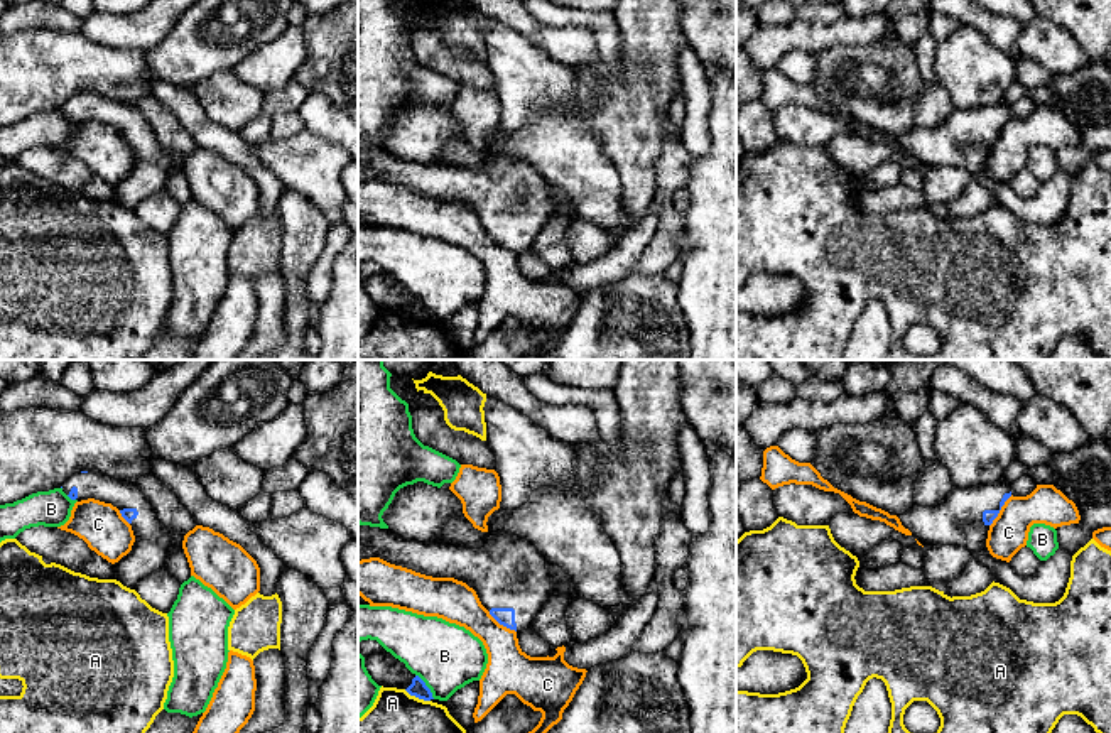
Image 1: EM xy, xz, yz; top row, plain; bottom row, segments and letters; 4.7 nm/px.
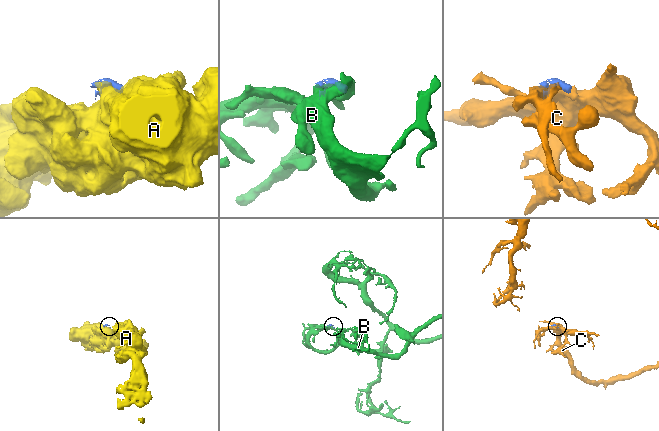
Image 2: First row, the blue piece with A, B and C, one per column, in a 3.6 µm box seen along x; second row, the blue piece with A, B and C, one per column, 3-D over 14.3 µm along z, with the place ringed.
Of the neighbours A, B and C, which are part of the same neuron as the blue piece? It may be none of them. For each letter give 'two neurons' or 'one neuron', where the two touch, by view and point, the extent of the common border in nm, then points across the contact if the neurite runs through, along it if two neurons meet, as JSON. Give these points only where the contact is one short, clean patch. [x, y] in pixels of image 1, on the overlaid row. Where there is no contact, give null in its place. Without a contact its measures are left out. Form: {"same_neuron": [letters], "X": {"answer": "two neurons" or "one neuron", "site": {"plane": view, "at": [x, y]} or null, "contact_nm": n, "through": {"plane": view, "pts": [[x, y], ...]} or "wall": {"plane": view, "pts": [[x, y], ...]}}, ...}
{"same_neuron": [], "A": {"answer": "two neurons", "site": {"plane": "xz", "at": [417, 696]}, "contact_nm": 140, "wall": {"plane": "xz", "pts": [[404, 689], [429, 701]]}}, "B": {"answer": "two neurons", "site": {"plane": "xz", "at": [426, 686]}, "contact_nm": 150, "wall": {"plane": "xz", "pts": [[416, 674], [434, 698]]}}, "C": {"answer": "two neurons", "site": {"plane": "yz", "at": [1000, 509]}, "contact_nm": 190, "wall": {"plane": "yz", "pts": [[1012, 495], [990, 526]]}}}

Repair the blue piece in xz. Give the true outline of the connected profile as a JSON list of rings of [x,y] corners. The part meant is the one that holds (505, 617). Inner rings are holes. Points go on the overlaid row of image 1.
[[[358,524],[358,546],[390,564],[466,583],[490,615],[515,632],[530,628],[550,598],[549,561],[512,532],[488,532],[481,549],[466,549],[404,539],[390,529]]]

